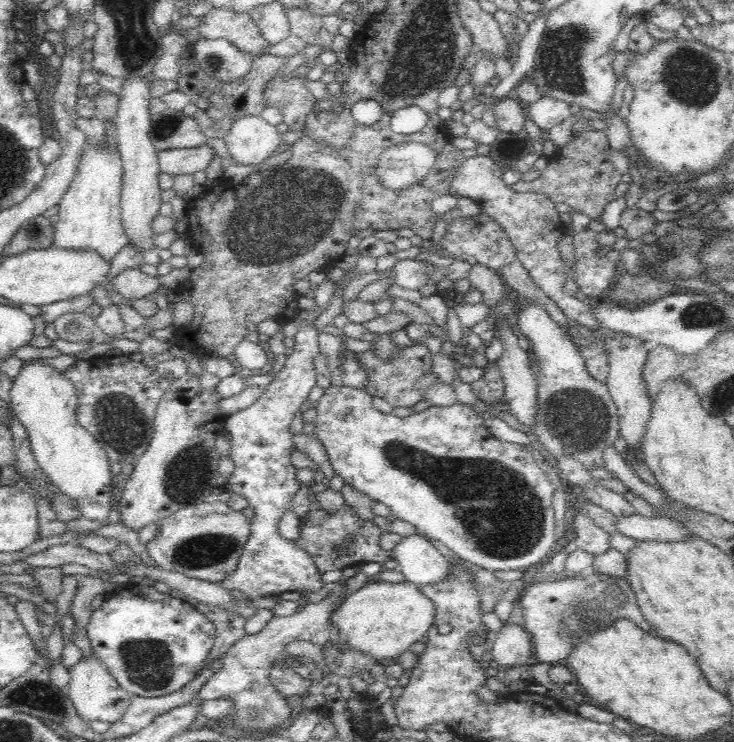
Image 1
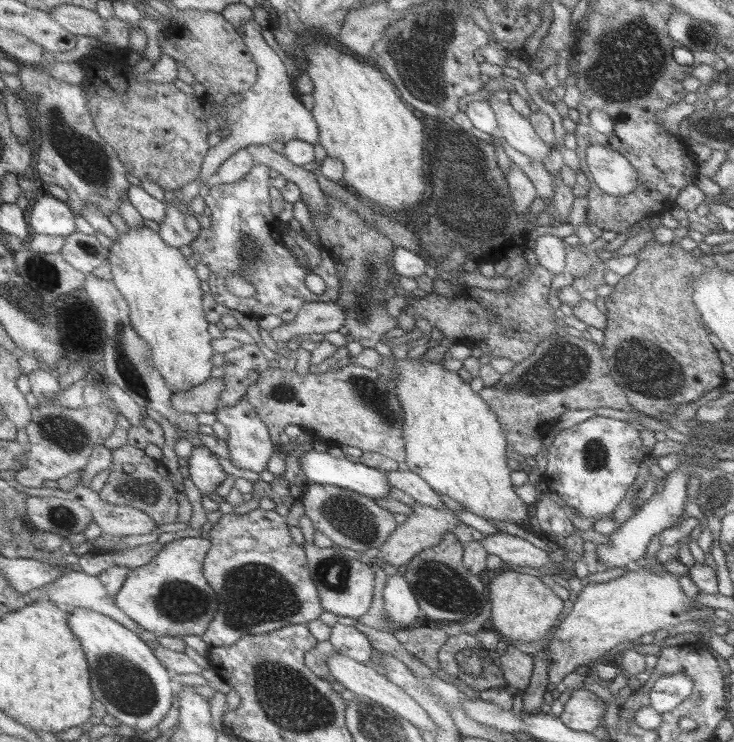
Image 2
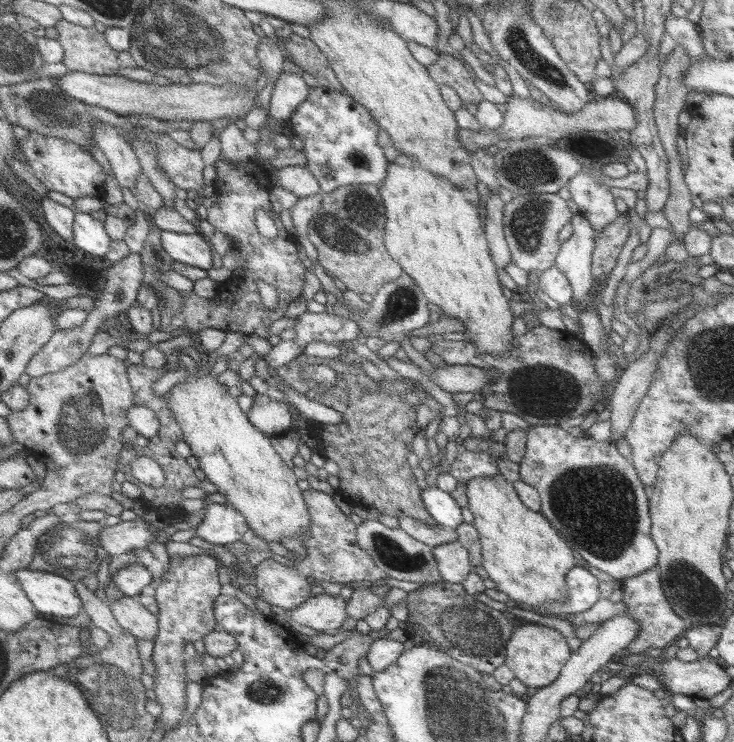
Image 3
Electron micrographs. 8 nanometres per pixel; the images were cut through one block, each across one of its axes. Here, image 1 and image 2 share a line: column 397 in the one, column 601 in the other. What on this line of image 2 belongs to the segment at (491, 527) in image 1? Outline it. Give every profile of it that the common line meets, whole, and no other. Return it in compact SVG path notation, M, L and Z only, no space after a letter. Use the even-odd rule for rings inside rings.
M595 415L554 434L553 441L547 448L544 473L547 474L549 486L545 488L557 494L565 505L573 507L575 514L592 516L596 520L603 519L613 512L633 482L639 463L646 457L644 452L645 448L641 445L639 433L629 422Z

